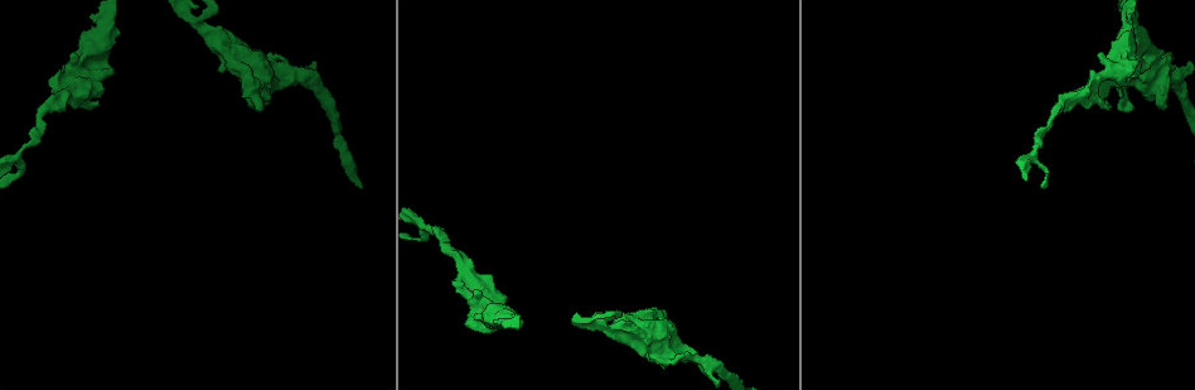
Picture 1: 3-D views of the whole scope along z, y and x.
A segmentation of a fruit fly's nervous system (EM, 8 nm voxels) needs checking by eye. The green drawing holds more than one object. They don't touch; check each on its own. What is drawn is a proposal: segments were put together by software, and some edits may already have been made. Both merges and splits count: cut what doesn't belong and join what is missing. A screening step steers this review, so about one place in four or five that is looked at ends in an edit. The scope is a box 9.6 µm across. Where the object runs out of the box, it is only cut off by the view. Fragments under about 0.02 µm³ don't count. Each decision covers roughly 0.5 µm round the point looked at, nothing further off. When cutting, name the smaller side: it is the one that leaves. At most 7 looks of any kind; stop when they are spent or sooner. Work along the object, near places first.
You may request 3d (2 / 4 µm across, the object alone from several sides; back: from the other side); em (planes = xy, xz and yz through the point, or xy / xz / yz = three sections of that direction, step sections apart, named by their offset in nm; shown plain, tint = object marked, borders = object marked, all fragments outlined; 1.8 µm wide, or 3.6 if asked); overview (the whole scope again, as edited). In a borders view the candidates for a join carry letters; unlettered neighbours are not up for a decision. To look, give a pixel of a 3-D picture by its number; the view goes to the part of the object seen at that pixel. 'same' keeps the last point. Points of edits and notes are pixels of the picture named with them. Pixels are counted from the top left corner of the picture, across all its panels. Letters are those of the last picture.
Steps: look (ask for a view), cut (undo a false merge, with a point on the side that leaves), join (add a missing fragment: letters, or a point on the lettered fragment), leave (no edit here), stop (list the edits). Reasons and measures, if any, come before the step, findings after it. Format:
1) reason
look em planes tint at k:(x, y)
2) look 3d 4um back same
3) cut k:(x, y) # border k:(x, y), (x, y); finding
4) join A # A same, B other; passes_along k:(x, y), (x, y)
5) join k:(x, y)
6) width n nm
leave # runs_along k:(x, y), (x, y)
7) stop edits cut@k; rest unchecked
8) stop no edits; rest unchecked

a fork
look em xy step 4 tint at 1:(1133, 25)

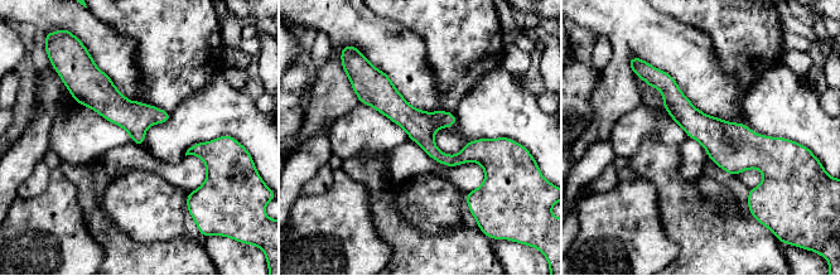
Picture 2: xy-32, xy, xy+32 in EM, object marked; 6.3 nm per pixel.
look em planes borders same

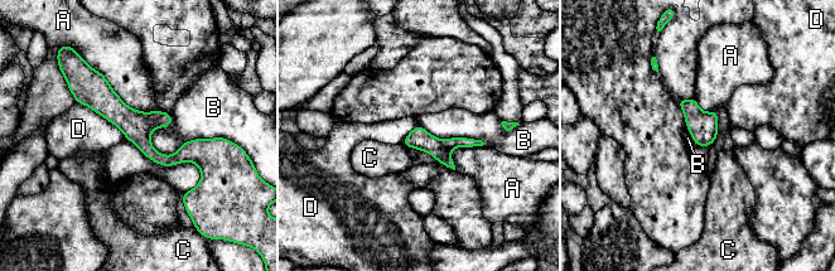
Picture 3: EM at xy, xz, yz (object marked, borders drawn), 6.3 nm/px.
longest_contact A 600 nm
leave # A other, B other, C other, D other; border 3:(76, 101), (104, 116), (126, 139); all the same neuron

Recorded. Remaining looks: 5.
free end
look 3d 4um at 1:(94, 106)

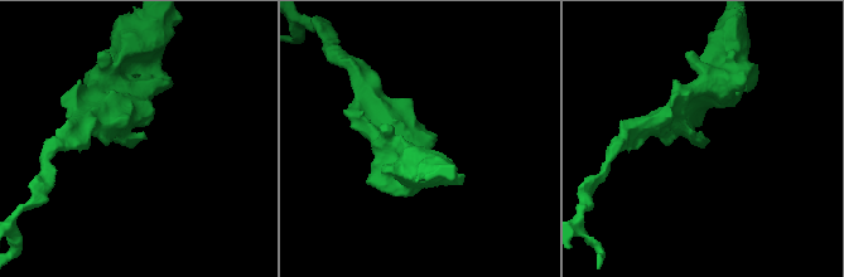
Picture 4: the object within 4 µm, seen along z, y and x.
need the tissue
look em planes borders at 4:(138, 138)

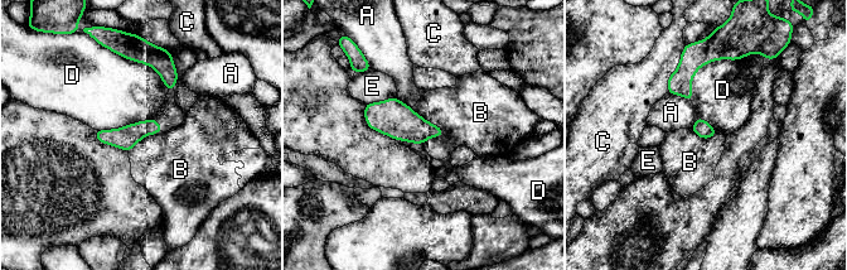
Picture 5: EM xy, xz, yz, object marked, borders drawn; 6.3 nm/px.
width 110 nm
leave # A other, B other, C other, D other, E other; border 5:(161, 131), (145, 135), (127, 152); no lettered fragment goes on from it

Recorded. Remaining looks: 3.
look 3d 4um at 1:(1167, 53)

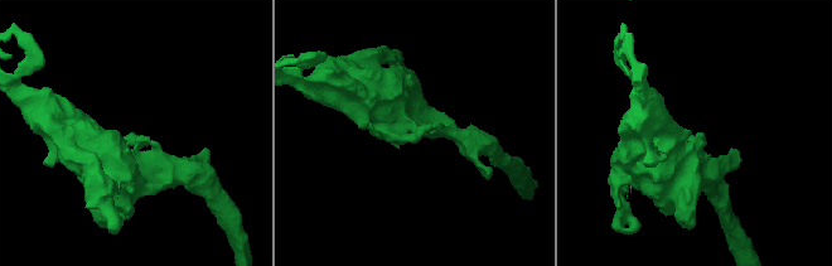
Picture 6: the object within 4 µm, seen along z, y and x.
look em planes borders at 6:(413, 132)

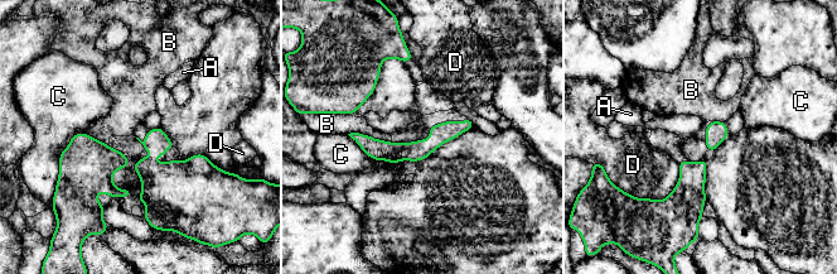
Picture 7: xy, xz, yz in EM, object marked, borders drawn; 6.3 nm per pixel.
longest_contact C 340 nm
leave # A other, B other, C other, D other; none of them fits

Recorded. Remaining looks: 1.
stop no edits; rest unchecked

